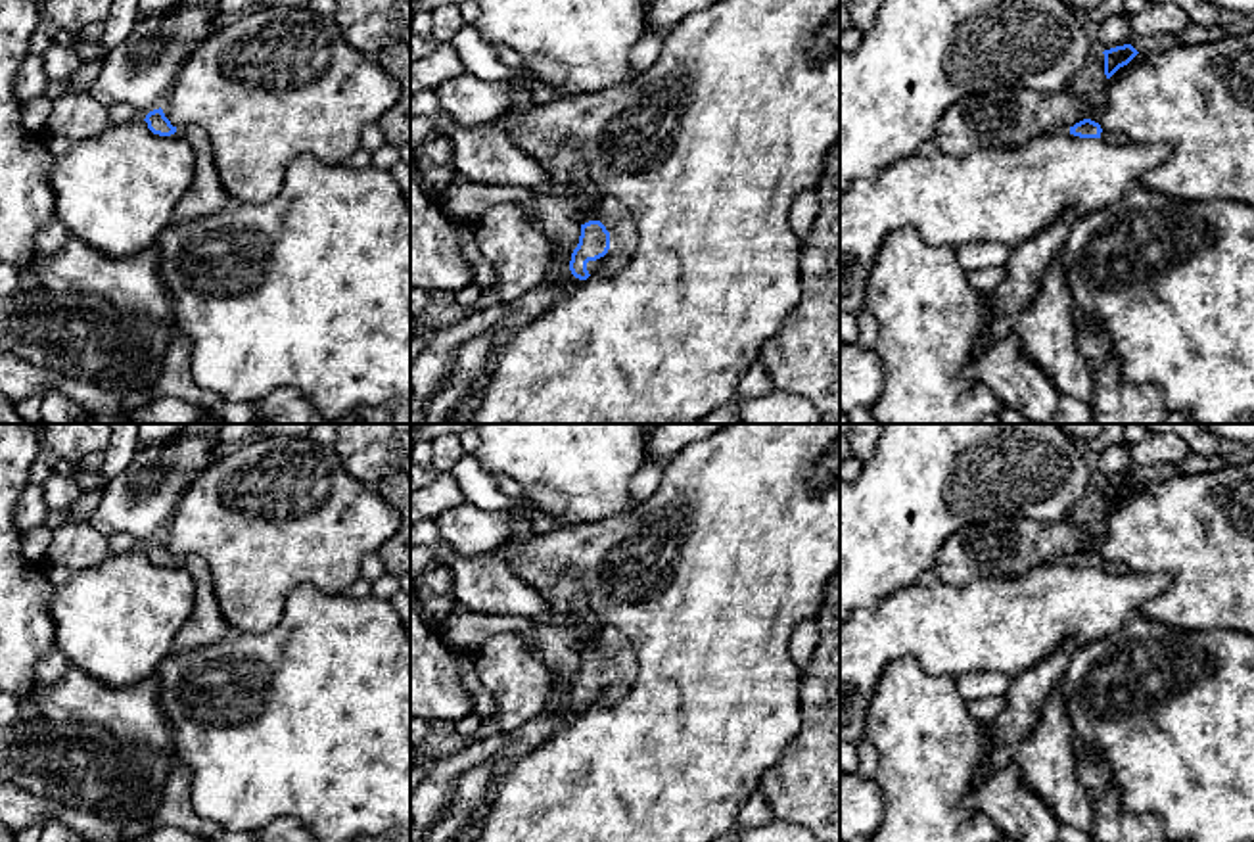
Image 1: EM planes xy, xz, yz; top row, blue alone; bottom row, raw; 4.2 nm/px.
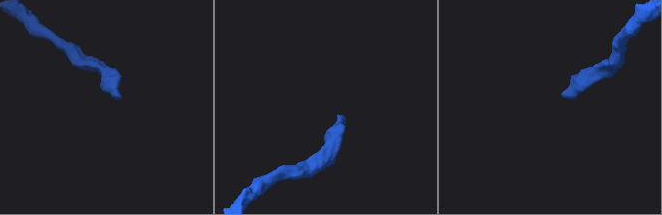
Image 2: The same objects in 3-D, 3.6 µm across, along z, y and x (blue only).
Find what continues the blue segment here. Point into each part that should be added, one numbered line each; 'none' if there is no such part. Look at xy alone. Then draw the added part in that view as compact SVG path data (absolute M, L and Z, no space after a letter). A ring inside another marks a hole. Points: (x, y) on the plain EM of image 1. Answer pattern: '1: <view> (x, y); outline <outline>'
1: xy (206, 624); outline M197 554L176 556L194 581L194 610L173 641L171 654L213 644L232 633L222 618L213 591L213 573L209 564Z

